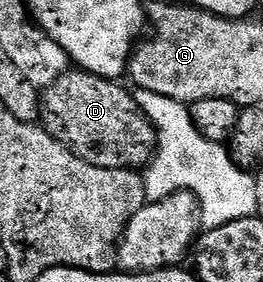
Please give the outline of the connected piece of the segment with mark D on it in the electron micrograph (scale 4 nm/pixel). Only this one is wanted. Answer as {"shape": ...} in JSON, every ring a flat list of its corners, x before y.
{"shape":[[81,69,64,72,41,92,41,126,90,165,125,171,149,167,158,149,158,134,122,85]]}

